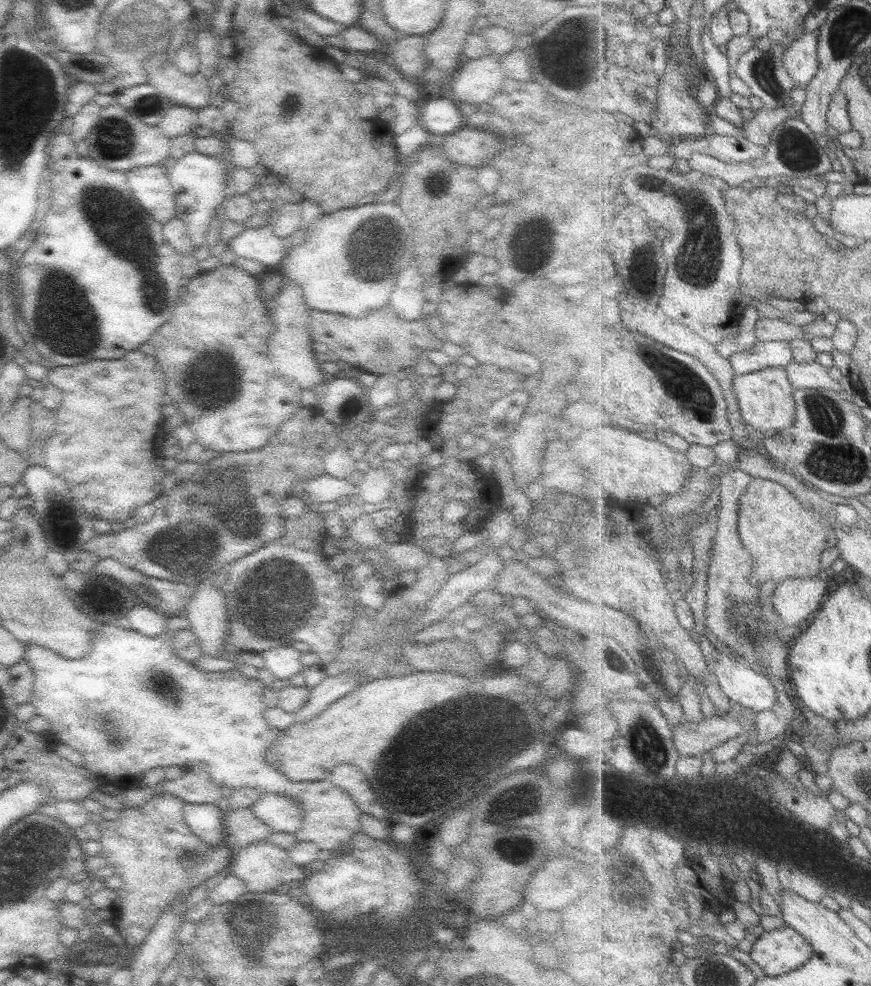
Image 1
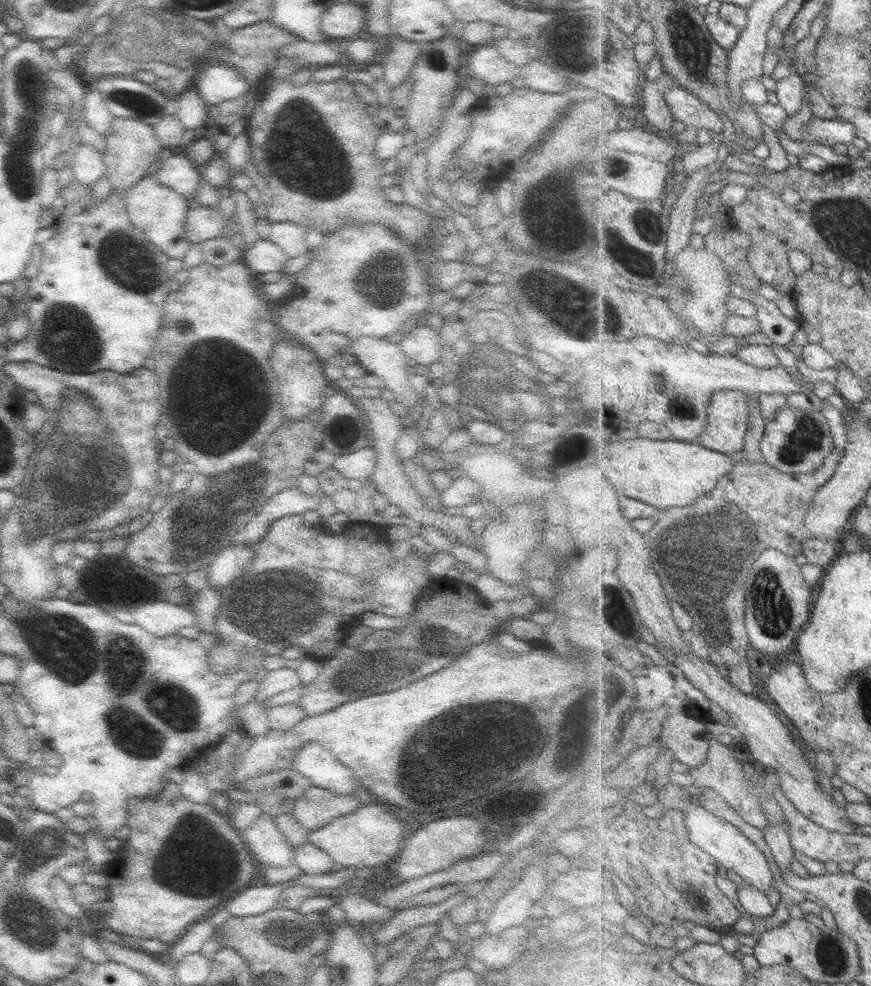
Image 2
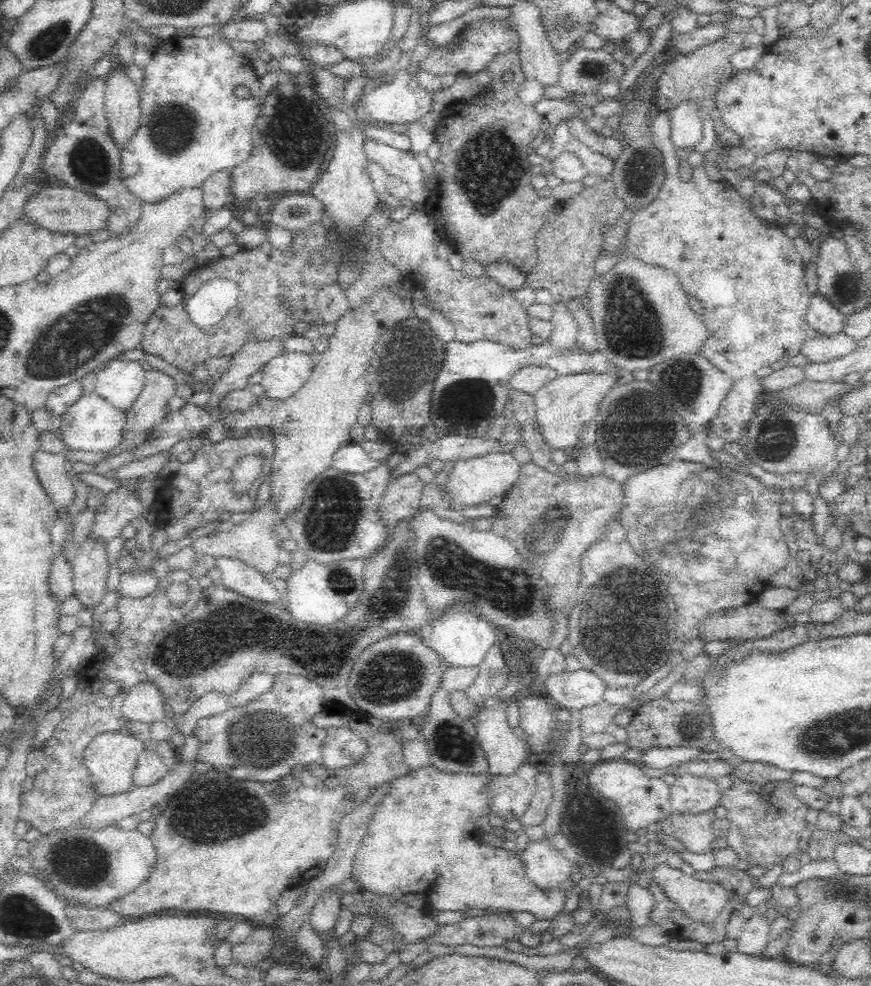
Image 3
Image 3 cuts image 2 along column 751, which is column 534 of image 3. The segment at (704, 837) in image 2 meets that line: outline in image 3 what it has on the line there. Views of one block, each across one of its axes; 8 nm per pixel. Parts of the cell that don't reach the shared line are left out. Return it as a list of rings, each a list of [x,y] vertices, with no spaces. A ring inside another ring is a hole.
[[[532,840],[524,852],[518,851],[525,874],[536,887],[543,890],[556,889],[559,885],[571,878],[573,866],[555,850],[552,842]]]

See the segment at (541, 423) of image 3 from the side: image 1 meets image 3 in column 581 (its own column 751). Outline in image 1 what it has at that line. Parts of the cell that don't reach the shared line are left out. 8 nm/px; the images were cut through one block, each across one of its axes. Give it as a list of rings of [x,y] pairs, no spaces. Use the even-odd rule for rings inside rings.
[[[770,367],[757,373],[737,375],[734,378],[734,394],[739,404],[743,422],[751,428],[751,434],[764,442],[768,437],[793,426],[796,421],[795,390],[786,368]]]

